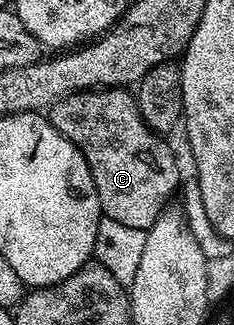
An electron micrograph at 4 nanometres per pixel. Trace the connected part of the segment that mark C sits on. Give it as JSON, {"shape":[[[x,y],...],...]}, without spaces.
{"shape":[[[126,85],[83,88],[54,98],[46,111],[58,130],[62,130],[66,138],[76,143],[78,150],[82,150],[82,158],[86,158],[86,166],[90,166],[90,174],[94,178],[94,190],[98,194],[101,213],[136,230],[147,232],[156,227],[161,219],[160,211],[163,210],[164,203],[171,196],[181,195],[182,175],[180,176],[180,164],[176,161],[176,152],[168,141],[169,133],[151,129],[144,122],[135,91]]]}

